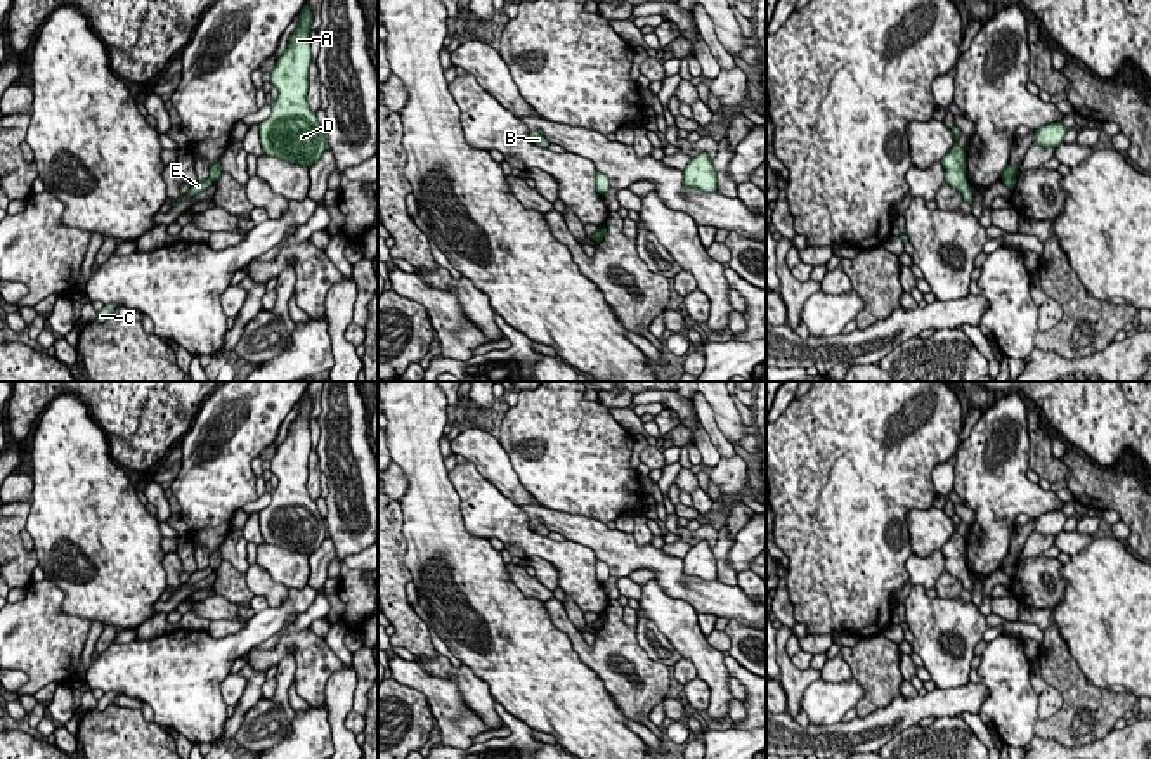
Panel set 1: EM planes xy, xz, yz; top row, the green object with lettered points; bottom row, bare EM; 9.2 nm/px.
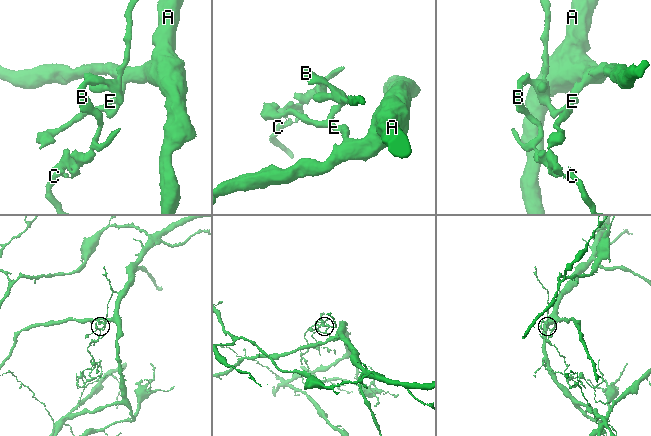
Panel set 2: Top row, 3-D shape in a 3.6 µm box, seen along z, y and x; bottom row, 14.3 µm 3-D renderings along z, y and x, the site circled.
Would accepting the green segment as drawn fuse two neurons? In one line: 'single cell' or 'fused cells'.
fused cells

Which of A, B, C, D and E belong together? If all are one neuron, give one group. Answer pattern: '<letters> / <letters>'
A D / B C E

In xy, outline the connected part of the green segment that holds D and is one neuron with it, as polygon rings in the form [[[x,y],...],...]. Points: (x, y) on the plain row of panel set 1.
[[[307,393],[300,402],[300,412],[289,425],[288,437],[277,447],[270,471],[277,477],[272,501],[258,513],[263,541],[289,551],[312,555],[328,537],[326,518],[321,516],[315,501],[309,496],[309,457],[312,400]]]

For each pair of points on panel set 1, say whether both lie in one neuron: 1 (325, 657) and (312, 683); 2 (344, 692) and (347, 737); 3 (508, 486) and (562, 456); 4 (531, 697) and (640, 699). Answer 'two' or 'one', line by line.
1: one
2: one
3: two
4: two

